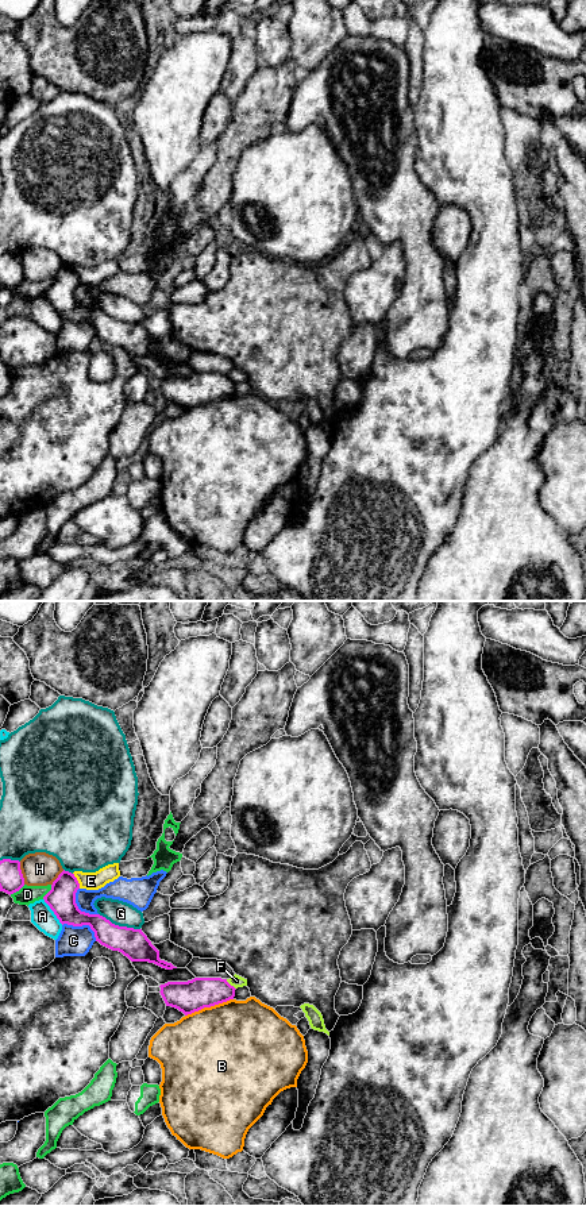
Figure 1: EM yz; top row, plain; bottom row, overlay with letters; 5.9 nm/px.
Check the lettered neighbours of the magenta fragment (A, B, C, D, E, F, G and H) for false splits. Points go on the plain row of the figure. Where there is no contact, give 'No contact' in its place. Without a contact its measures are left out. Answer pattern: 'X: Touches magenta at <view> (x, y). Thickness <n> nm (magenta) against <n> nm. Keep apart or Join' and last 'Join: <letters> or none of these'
A: Touches magenta at yz (53, 305). Thickness 170 nm (magenta) against 140 nm. Keep apart
B: Touches magenta at yz (208, 401). Thickness 190 nm (magenta) against 500 nm. Keep apart
C: Touches magenta at yz (83, 319). Thickness 170 nm (magenta) against 180 nm. Keep apart
D: Touches magenta at yz (16, 285). Thickness 140 nm (magenta) against 110 nm. Keep apart
E: Touches magenta at yz (77, 276). Thickness 170 nm (magenta) against 110 nm. Keep apart
F: Touches magenta at yz (230, 380). Thickness 190 nm (magenta) against 70 nm. Keep apart
G: Touches magenta at yz (118, 320). Thickness 180 nm (magenta) against 150 nm. Keep apart
H: Touches magenta at yz (20, 268). Thickness 140 nm (magenta) against 200 nm. Keep apart
Join: none of these

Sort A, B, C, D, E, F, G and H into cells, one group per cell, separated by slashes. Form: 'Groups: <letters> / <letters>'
Groups: A / B / C / D / E / F / G / H

